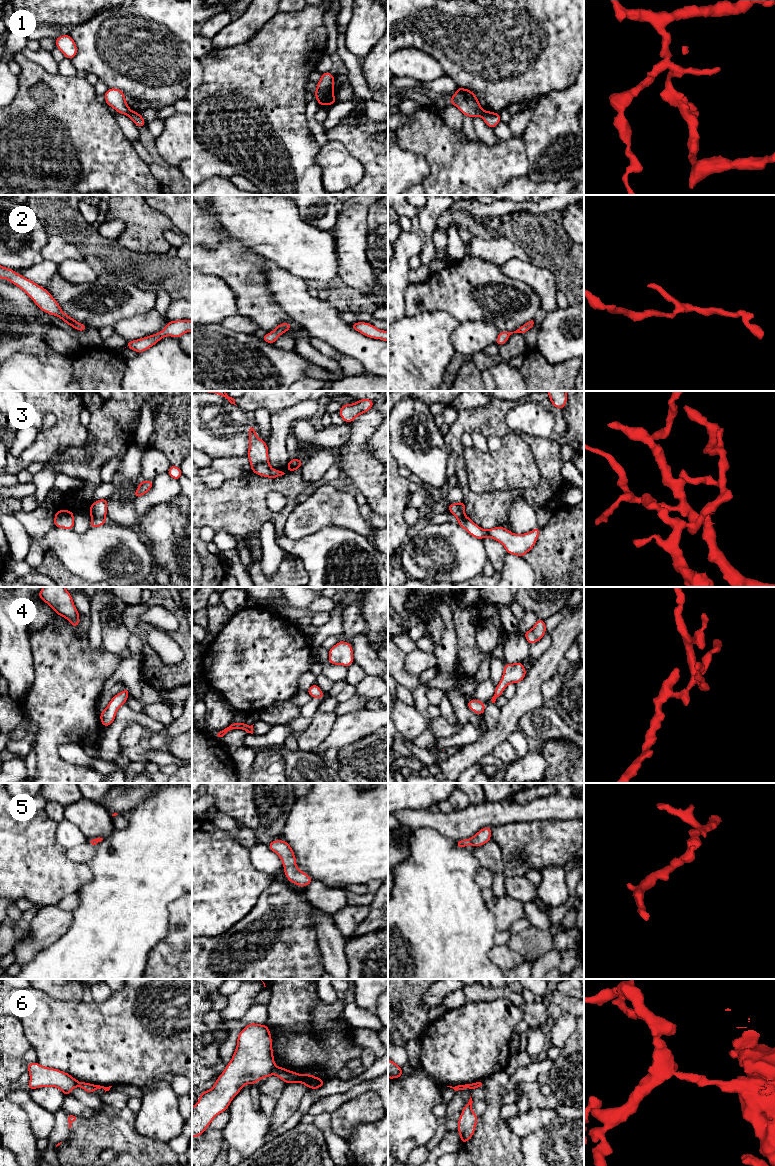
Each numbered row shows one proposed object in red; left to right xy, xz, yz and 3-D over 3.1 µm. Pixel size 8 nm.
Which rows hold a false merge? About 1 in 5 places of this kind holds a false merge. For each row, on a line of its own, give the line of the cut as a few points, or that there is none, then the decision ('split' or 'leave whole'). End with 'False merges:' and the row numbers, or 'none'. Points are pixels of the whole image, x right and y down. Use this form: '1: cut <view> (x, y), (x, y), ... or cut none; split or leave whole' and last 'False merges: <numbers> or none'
1: cut xz (332, 88), (317, 99); split
2: cut none; leave whole
3: cut xy (92, 516), (105, 519); split
4: cut none; leave whole
5: cut none; leave whole
6: cut xz (275, 1066), (271, 1073); split
False merges: 1, 3, 6

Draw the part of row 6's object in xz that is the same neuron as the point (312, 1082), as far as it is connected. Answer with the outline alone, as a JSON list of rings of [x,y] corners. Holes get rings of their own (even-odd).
[[[275,1067],[272,1074],[283,1080],[286,1084],[302,1083],[309,1089],[319,1089],[326,1082],[311,1074],[298,1074],[283,1067]]]

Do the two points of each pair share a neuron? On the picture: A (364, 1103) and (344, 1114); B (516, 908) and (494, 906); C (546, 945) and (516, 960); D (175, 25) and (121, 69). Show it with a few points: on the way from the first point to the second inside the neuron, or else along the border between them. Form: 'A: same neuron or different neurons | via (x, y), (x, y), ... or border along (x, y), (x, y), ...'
A: same neuron | via (359, 1108), (349, 1114)
B: same neuron | via (511, 908), (499, 906)
C: different neurons | border along (505, 944), (517, 951), (524, 959)
D: same neuron | via (162, 36), (149, 49), (141, 49), (134, 56)

